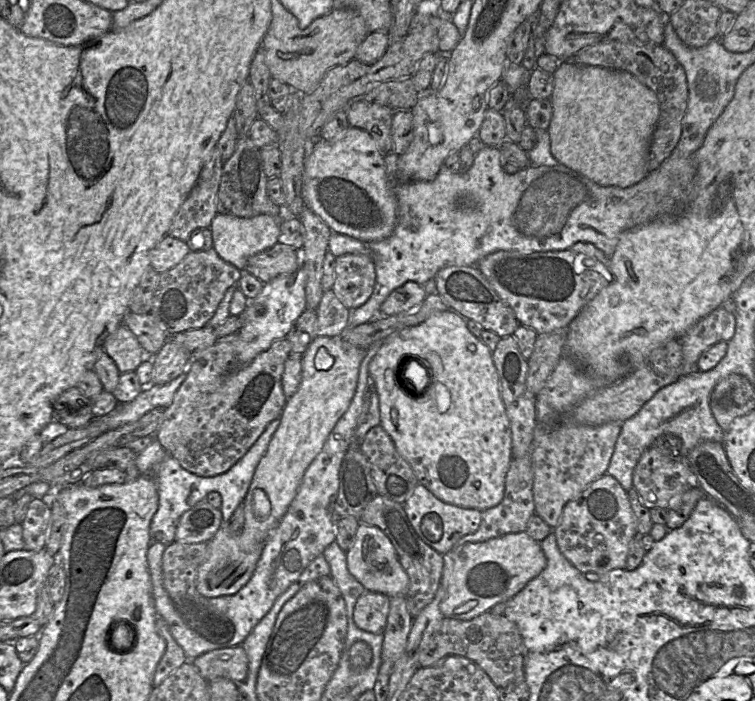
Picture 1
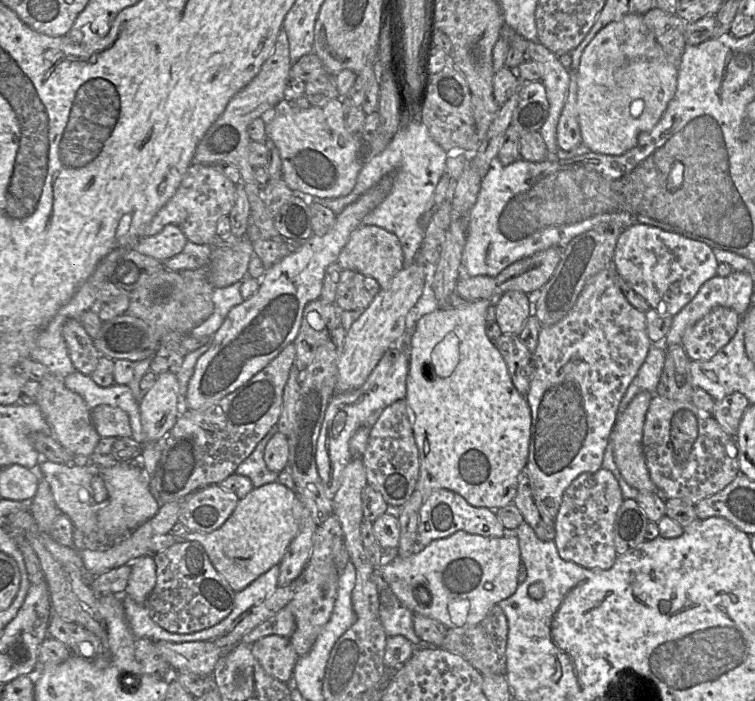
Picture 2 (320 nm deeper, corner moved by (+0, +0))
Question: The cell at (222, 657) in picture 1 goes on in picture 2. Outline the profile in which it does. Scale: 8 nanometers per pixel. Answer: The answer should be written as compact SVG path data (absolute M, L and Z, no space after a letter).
M269 635L251 645L251 651L264 671L287 683L293 676L298 655L289 638Z

